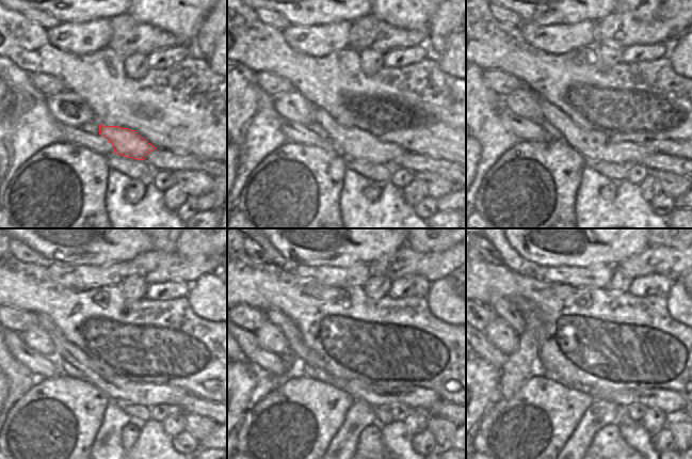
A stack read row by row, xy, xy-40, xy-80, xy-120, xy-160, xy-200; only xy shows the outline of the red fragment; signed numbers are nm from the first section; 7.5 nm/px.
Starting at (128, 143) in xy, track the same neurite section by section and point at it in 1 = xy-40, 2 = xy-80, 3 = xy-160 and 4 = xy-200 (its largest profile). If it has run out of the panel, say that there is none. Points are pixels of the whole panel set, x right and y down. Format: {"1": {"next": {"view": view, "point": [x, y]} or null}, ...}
{"1": {"next": {"view": "xy-40", "point": [354, 144]}}, "2": {"next": {"view": "xy-80", "point": [594, 146]}}, "3": {"next": {"view": "xy-160", "point": [416, 397]}}, "4": {"next": {"view": "xy-200", "point": [671, 402]}}}

